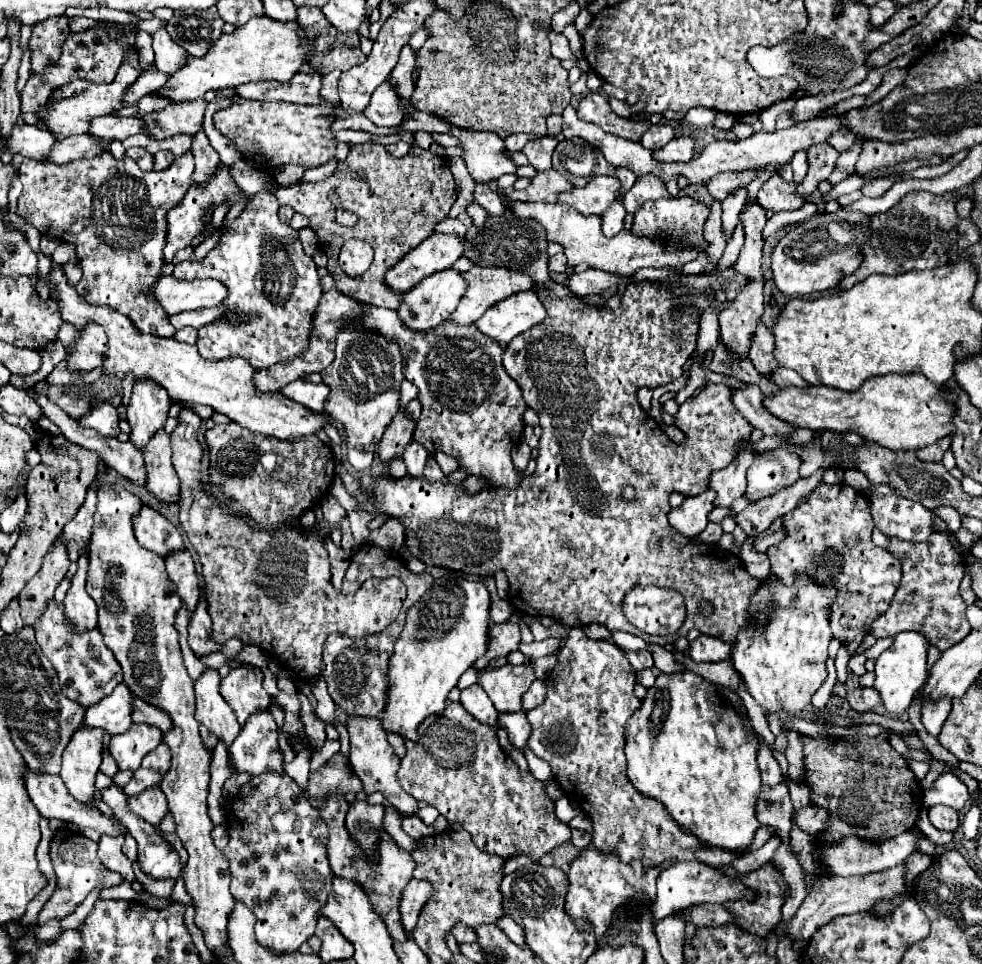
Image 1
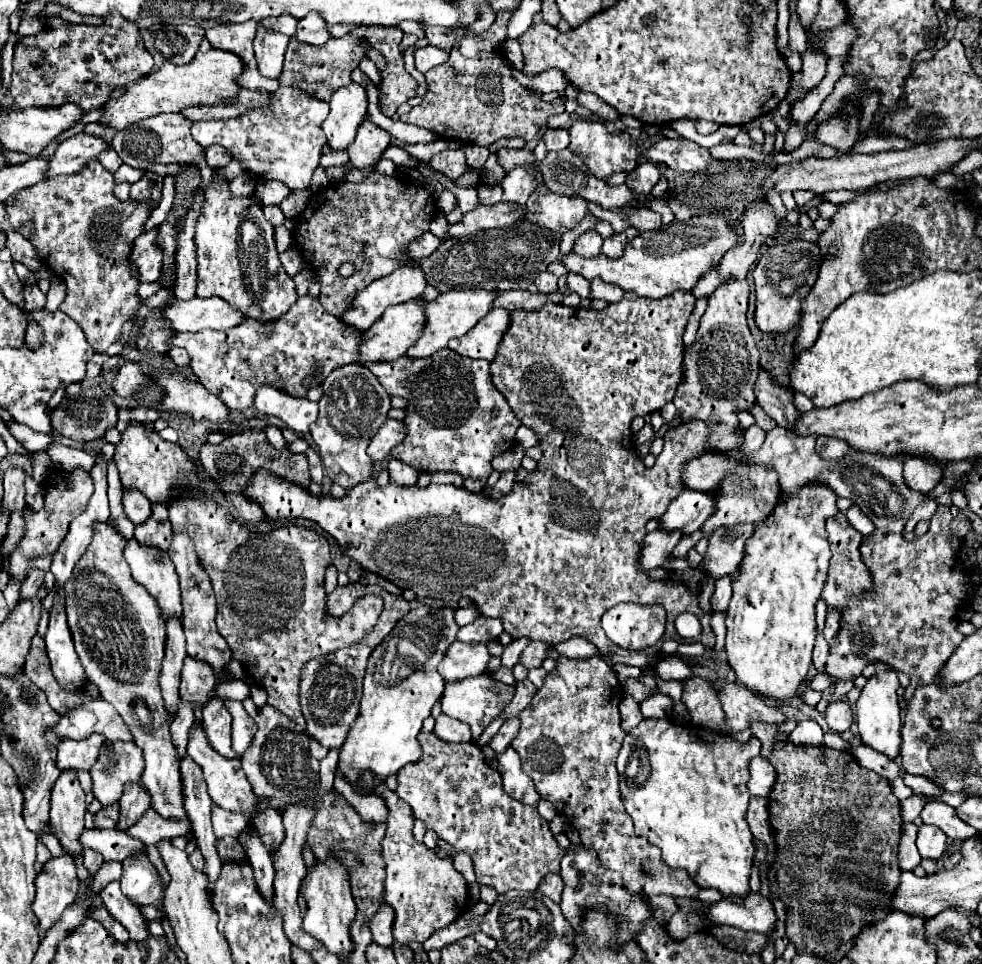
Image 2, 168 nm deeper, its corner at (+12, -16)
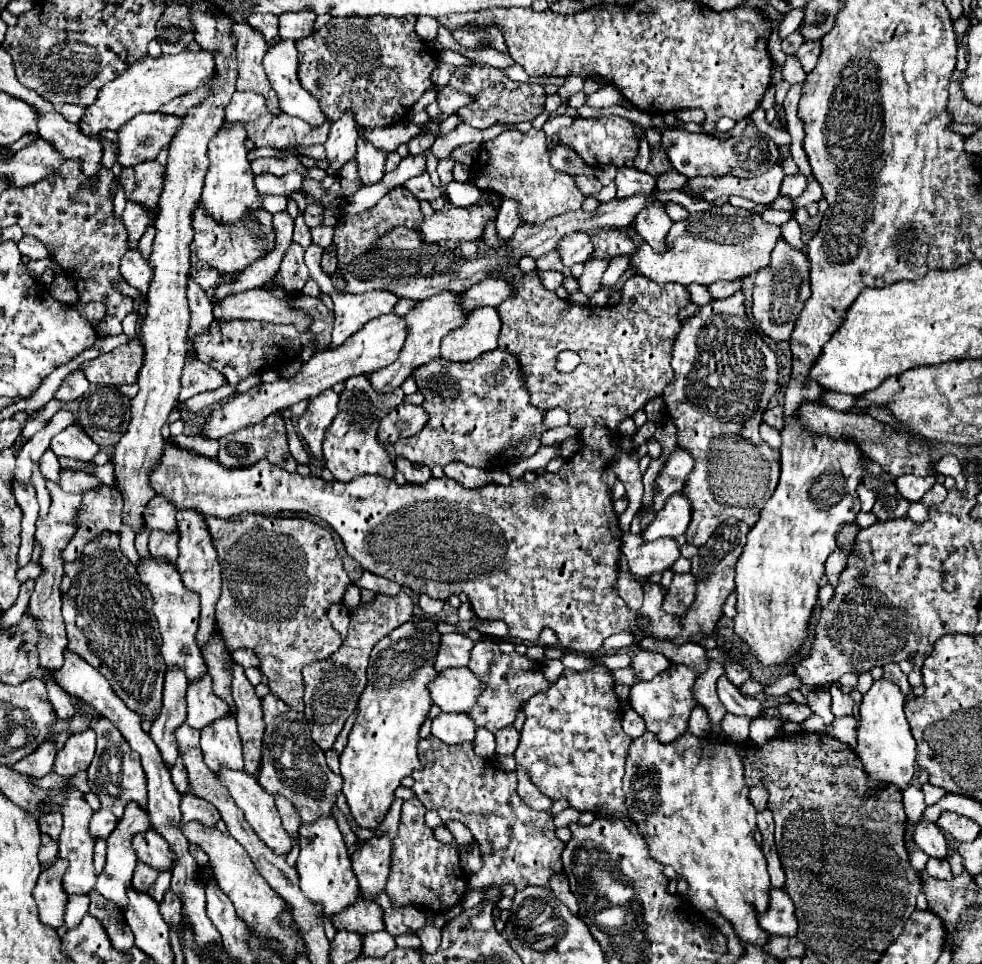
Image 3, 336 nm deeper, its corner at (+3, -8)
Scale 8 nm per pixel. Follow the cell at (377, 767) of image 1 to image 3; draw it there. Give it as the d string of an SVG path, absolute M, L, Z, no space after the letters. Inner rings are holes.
M417 798L403 802L399 830L397 830L395 840L393 840L391 872L389 872L385 892L391 898L391 902L395 904L395 908L399 908L399 904L401 906L411 904L411 906L425 906L430 910L439 912L441 910L440 904L453 906L455 902L461 900L461 896L467 888L467 878L461 872L457 850L465 842L473 842L473 836L461 822L457 822L455 844L443 844L433 836L433 830L425 826L423 814L425 814L425 808Z

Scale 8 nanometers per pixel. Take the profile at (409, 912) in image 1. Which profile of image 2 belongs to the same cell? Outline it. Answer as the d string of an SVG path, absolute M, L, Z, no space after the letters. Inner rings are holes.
M382 904L380 910L376 912L376 916L370 922L370 930L372 930L372 938L376 944L380 946L390 946L394 942L392 938L392 928L394 924L394 908L390 908L388 904Z

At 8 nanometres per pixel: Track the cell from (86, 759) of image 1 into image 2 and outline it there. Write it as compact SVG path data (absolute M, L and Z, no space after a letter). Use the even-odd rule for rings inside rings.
M74 770L62 772L52 786L50 824L54 828L54 834L60 838L62 846L68 850L68 854L82 852L78 838L84 830L84 796L86 794Z

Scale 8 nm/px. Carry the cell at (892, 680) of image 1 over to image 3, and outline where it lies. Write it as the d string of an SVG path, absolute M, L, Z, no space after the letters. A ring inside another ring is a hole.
M881 678L875 680L871 690L863 694L859 706L859 732L857 732L857 748L855 754L859 756L863 770L869 774L867 786L881 788L881 786L897 786L901 792L913 784L915 776L915 738L909 732L909 724L903 714L905 696L901 694L899 686Z

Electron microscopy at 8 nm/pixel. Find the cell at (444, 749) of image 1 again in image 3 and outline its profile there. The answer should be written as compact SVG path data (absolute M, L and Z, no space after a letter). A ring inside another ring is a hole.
M429 736L425 740L419 740L417 744L419 760L423 760L423 768L415 770L411 776L415 780L413 792L421 800L421 804L427 810L435 810L443 822L447 820L459 820L463 822L473 838L479 844L483 868L481 872L473 874L469 878L471 888L487 888L487 886L503 886L503 884L515 884L517 890L523 890L529 884L545 886L549 878L555 872L561 872L561 852L565 844L555 836L555 824L553 816L547 812L539 812L523 804L523 800L517 794L517 774L515 772L501 772L495 770L489 760L483 760L475 756L473 744L459 744L459 746L447 746L435 736Z

